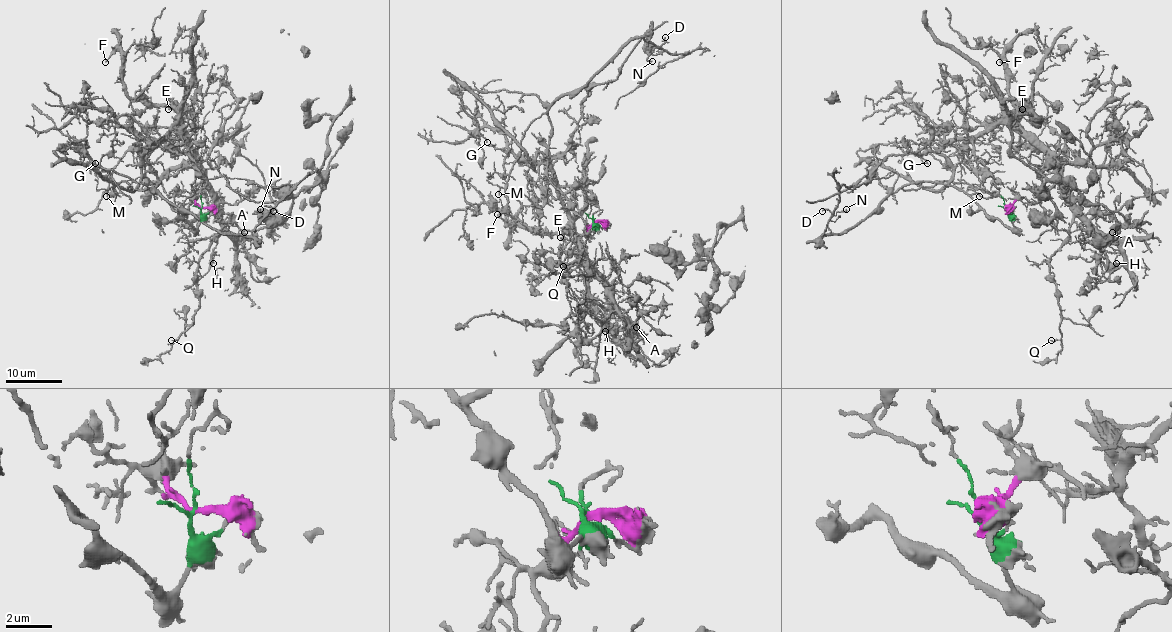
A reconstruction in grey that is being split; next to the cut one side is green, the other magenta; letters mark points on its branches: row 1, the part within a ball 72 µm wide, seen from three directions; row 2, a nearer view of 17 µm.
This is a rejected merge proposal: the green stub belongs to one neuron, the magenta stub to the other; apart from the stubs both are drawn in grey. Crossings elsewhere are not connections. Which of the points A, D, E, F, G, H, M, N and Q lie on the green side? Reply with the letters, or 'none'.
D, G, M, N

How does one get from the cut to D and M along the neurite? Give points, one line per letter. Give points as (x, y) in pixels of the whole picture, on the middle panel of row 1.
D: (594, 221), (588, 228), (548, 176), (548, 110), (583, 88), (630, 40), (641, 37), (657, 46), (665, 37)
M: (594, 221), (588, 228), (548, 176), (551, 121), (545, 113), (525, 131), (509, 180), (499, 194)

